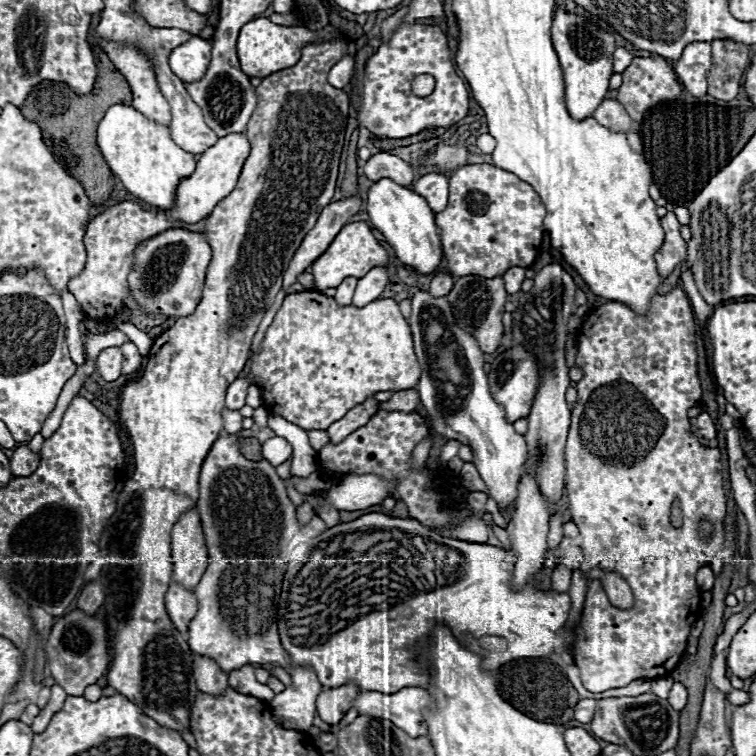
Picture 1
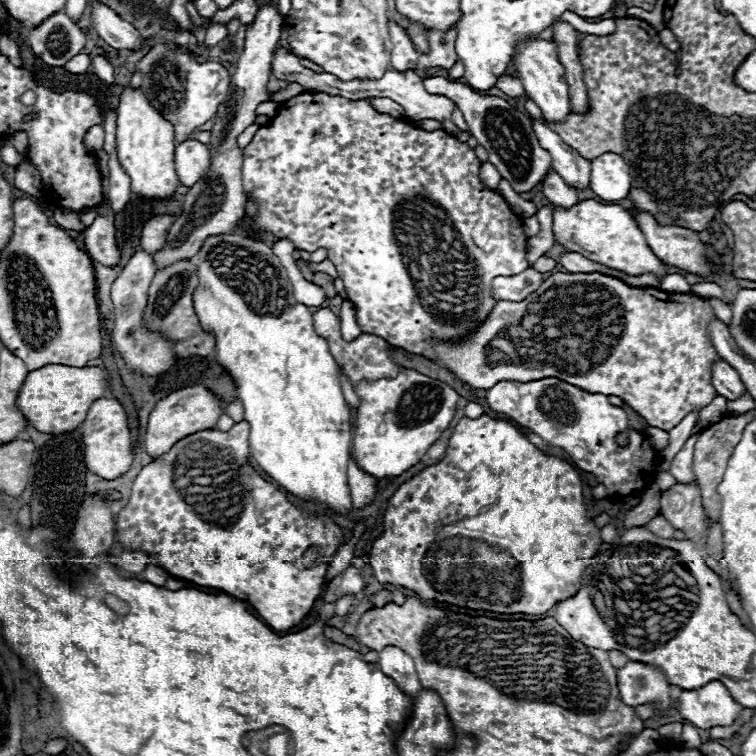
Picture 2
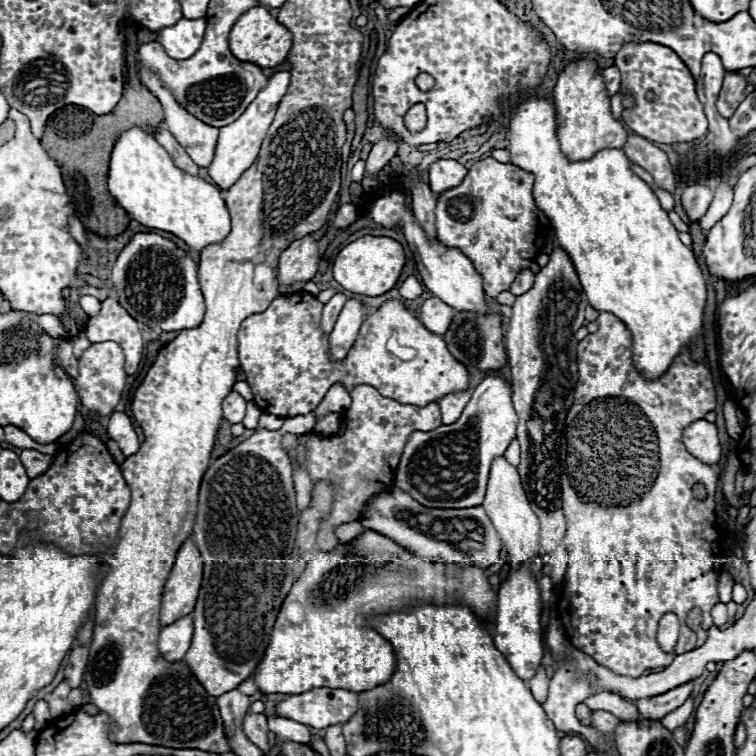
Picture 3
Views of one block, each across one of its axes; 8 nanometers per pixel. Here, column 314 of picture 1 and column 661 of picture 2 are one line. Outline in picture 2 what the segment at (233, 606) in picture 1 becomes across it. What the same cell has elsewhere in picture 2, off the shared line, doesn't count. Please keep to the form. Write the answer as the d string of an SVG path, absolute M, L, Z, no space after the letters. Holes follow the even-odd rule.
M628 662L624 668L618 668L618 688L620 698L628 706L640 706L648 702L660 702L662 714L672 706L672 686L664 680L662 672L640 662Z

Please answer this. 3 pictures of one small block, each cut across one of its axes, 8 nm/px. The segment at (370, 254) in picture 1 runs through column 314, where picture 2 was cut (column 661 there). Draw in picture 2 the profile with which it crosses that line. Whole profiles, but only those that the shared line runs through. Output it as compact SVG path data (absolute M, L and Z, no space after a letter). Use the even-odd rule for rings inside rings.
M584 200L572 206L570 210L554 208L554 236L570 252L580 252L588 260L600 262L630 276L640 276L648 272L652 272L660 280L668 276L668 266L660 258L656 258L630 212L618 204L608 204L602 200Z

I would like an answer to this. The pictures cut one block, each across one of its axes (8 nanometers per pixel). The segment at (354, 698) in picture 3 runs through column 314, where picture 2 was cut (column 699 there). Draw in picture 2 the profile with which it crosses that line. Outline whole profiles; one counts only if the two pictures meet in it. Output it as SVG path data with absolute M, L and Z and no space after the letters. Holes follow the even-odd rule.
M710 682L698 690L684 690L678 696L680 716L700 730L730 726L742 714L742 706L730 696L722 682Z

